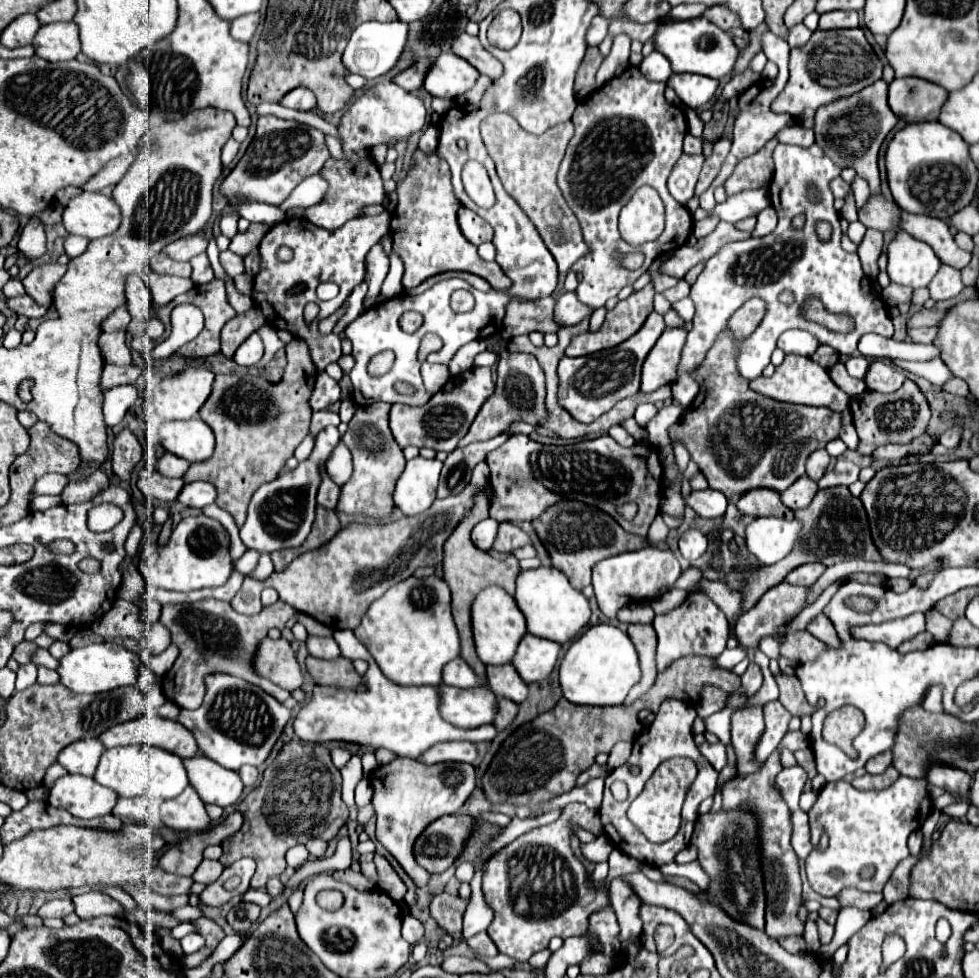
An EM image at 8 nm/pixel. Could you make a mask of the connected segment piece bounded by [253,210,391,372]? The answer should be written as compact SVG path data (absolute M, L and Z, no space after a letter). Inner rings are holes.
M384 210L377 216L355 218L355 222L347 222L347 226L341 226L337 230L323 230L307 222L307 218L287 218L271 226L271 230L259 244L261 272L253 282L255 288L253 302L259 310L263 310L263 314L267 314L269 324L277 326L279 330L289 330L293 336L297 338L301 336L307 342L311 360L319 372L323 372L331 362L337 362L341 358L341 338L333 332L321 336L319 320L315 320L307 330L303 322L303 308L307 302L315 302L321 308L317 318L327 318L329 314L343 306L351 290L365 280L365 256L371 250L371 246L389 232L390 220L389 212ZM281 244L293 248L293 260L287 264L277 262L275 258L275 252ZM319 282L339 284L339 294L329 302L321 302L315 294Z

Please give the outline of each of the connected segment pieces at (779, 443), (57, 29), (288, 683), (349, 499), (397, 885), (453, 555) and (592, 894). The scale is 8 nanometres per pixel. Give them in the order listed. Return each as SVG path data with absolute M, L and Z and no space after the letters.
M721 338L711 346L705 360L693 370L693 376L701 386L701 392L697 394L695 402L685 410L683 418L669 428L669 434L673 440L683 440L691 458L705 474L709 488L723 492L733 504L735 498L743 494L743 490L751 490L753 486L767 486L783 492L805 474L805 462L811 452L825 448L827 442L841 436L841 412L811 406L791 406L751 392L749 380L741 378L741 374L737 372L735 352L733 348L729 348L727 338Z
M53 22L41 26L33 38L35 54L49 62L73 60L81 52L79 28L75 22Z
M265 638L259 646L259 658L255 658L255 670L259 676L293 692L303 684L303 672L295 660L295 652L285 638Z
M375 402L371 406L361 406L351 418L343 442L353 454L353 474L347 480L347 484L341 486L337 512L361 516L375 522L387 522L393 516L395 510L393 490L405 468L405 456L399 444L391 438L391 430L387 426L387 414L389 404Z
M379 852L375 854L375 866L379 872L379 888L389 894L395 902L403 902L405 896L405 884L399 878L399 874L391 868L391 864L387 862L387 858L383 858Z
M483 490L483 494L479 494L479 498L475 500L475 510L471 510L471 514L455 528L455 534L451 534L451 538L445 542L445 556L443 556L443 580L449 582L451 596L453 596L453 620L461 636L461 658L469 666L475 666L477 674L485 674L485 664L477 658L477 652L475 652L475 642L471 632L471 604L475 596L487 586L501 586L503 590L507 590L507 594L515 596L515 578L521 572L519 560L513 554L509 554L505 560L495 560L487 552L475 548L471 542L470 534L473 527L489 517L489 507L489 500Z
M567 804L553 824L533 828L519 836L487 862L483 894L487 904L495 910L487 934L495 942L499 954L525 962L535 952L547 948L553 936L565 940L583 934L587 930L587 918L611 904L605 880L593 882L591 874L571 850L569 836L575 832L575 826L593 834L603 834L597 812L589 810L585 804Z

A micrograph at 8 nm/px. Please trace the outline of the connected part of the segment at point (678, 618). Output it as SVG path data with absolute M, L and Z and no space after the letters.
M701 590L689 592L685 602L675 610L667 614L657 614L653 626L657 632L657 672L663 672L675 660L691 654L717 658L726 649L730 636L729 622L725 614Z

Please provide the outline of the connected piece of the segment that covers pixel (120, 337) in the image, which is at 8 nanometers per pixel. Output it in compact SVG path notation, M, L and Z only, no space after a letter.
M117 330L109 334L109 340L99 340L99 346L107 364L127 364L125 330Z

